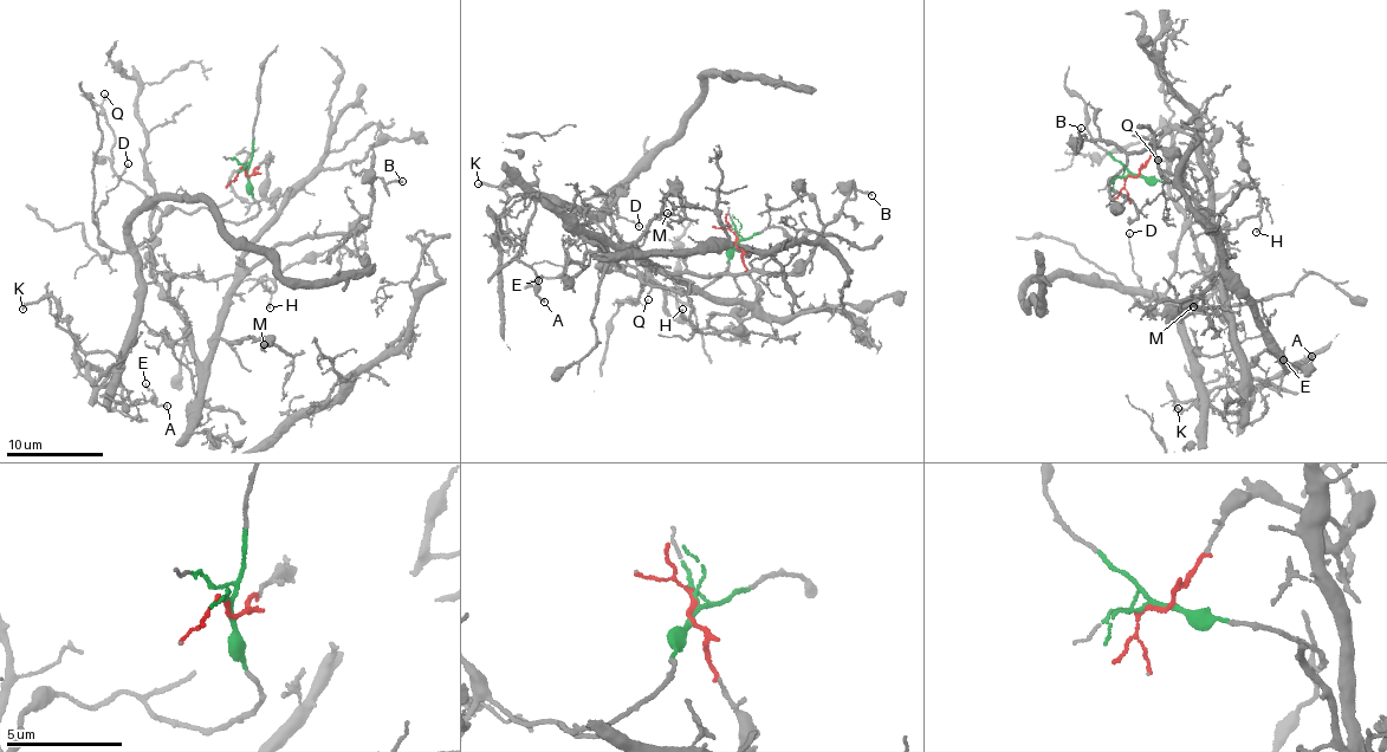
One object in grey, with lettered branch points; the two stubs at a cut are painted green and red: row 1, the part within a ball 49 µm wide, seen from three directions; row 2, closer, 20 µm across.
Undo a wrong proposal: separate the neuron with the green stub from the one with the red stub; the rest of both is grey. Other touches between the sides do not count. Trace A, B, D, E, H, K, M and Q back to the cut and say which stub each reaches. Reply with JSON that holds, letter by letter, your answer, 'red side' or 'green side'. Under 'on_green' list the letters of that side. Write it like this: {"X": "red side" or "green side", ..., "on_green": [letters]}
{"A": "green side", "B": "red side", "D": "green side", "E": "green side", "H": "red side", "K": "green side", "M": "red side", "Q": "green side", "on_green": ["A", "D", "E", "K", "Q"]}

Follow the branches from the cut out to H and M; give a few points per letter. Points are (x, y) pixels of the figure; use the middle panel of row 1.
H: (736, 241), (754, 285), (737, 315), (750, 316), (667, 273), (687, 282), (682, 310)
M: (736, 241), (756, 299), (737, 315), (750, 316), (749, 306), (686, 286), (628, 248), (666, 200), (667, 213)

